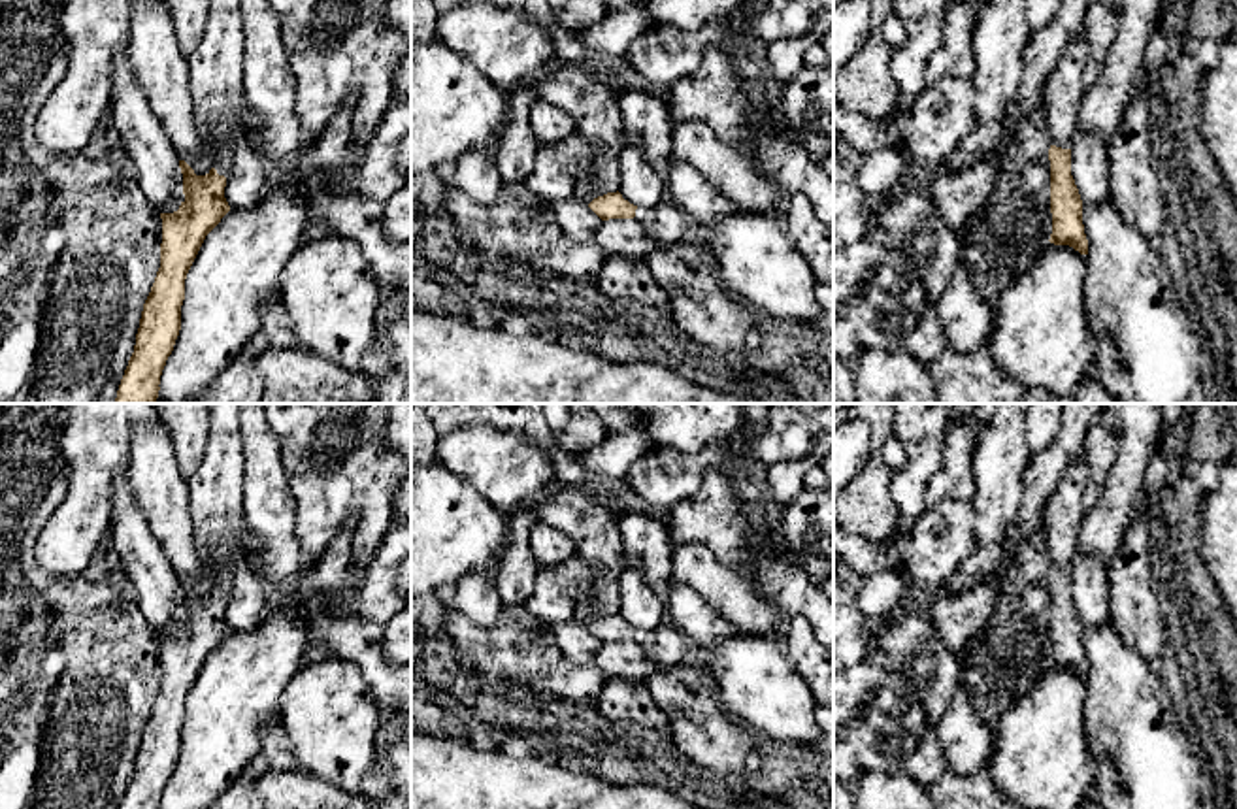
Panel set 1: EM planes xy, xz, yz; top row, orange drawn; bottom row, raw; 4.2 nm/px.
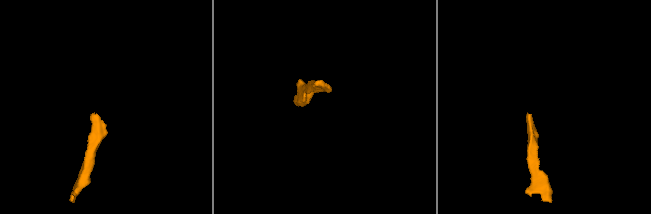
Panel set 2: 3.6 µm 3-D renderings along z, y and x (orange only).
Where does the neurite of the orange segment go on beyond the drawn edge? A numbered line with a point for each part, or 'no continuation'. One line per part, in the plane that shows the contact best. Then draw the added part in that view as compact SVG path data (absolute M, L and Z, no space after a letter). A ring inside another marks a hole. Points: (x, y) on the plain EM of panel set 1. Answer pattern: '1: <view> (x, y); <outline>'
1: yz (1066, 510); M1082 454L1062 475L1045 515L1050 547L1050 568L1071 571L1077 553L1077 537L1084 519L1082 496L1090 481L1088 464Z

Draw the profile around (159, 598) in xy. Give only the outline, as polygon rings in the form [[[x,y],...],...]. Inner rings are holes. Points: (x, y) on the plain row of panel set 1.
[[[128,471],[113,479],[107,536],[121,556],[124,575],[136,590],[136,603],[145,620],[160,636],[177,634],[185,624],[179,579],[153,536]]]

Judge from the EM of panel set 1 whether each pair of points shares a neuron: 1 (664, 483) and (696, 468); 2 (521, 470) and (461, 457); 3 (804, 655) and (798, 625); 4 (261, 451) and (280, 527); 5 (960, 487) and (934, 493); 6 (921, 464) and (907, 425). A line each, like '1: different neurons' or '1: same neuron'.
1: same neuron
2: same neuron
3: same neuron
4: same neuron
5: same neuron
6: same neuron

